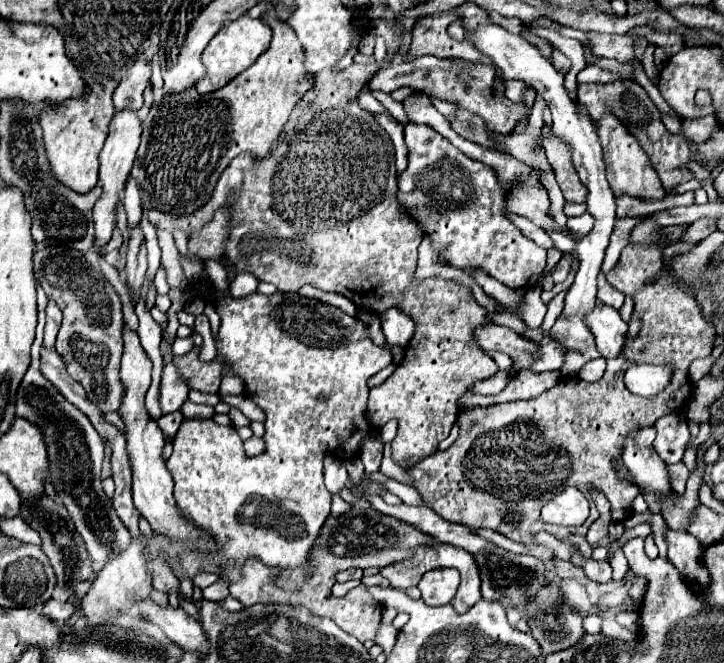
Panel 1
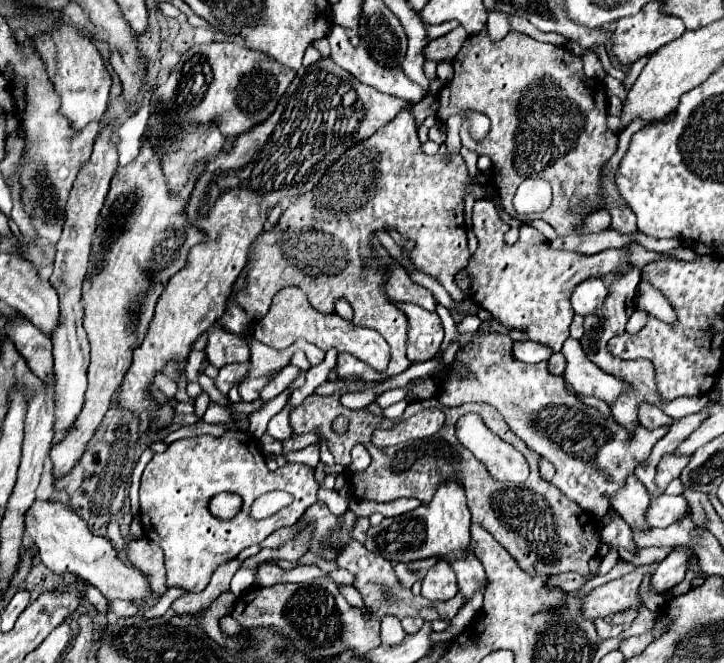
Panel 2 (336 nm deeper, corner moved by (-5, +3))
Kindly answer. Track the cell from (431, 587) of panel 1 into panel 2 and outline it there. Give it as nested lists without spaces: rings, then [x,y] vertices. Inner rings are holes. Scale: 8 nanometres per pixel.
[[[439,560],[435,566],[429,568],[427,576],[423,578],[421,596],[427,600],[449,600],[457,594],[457,580],[451,564],[447,560]]]

